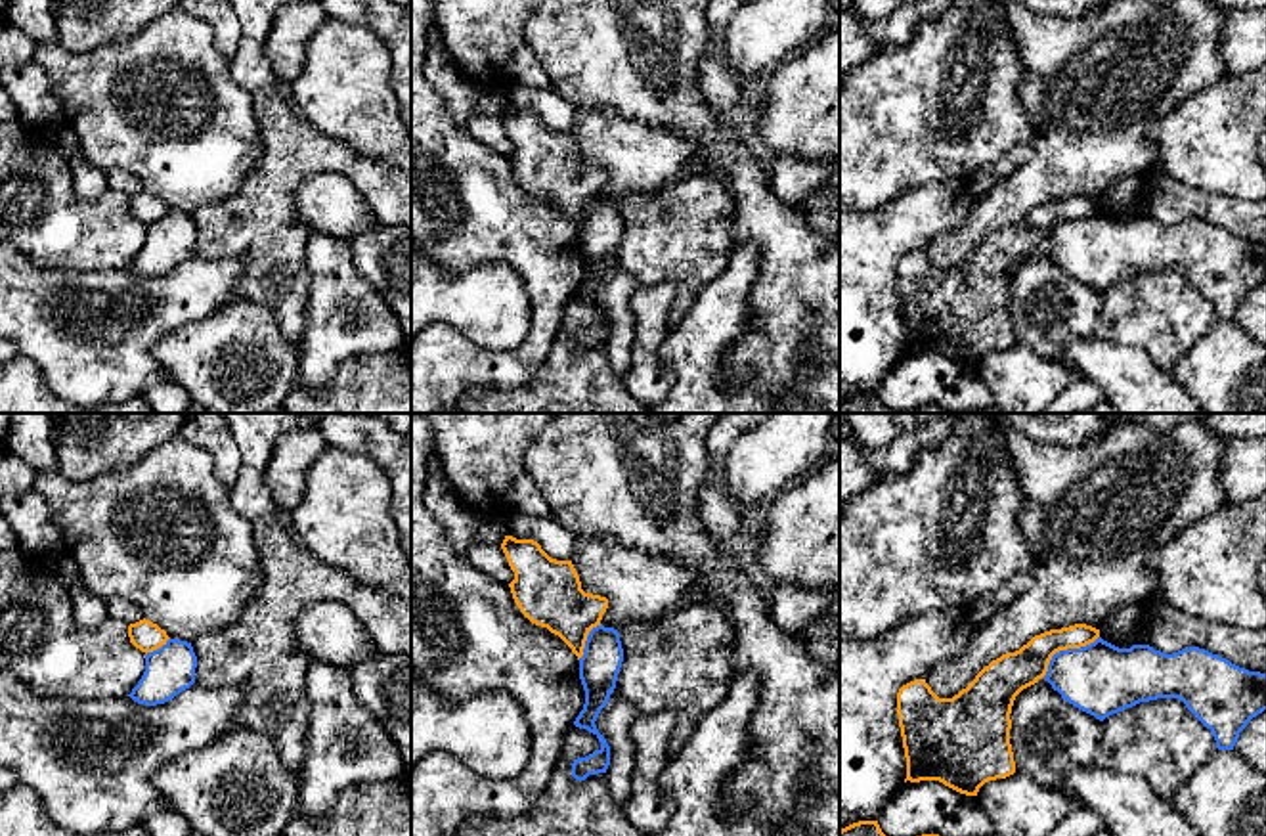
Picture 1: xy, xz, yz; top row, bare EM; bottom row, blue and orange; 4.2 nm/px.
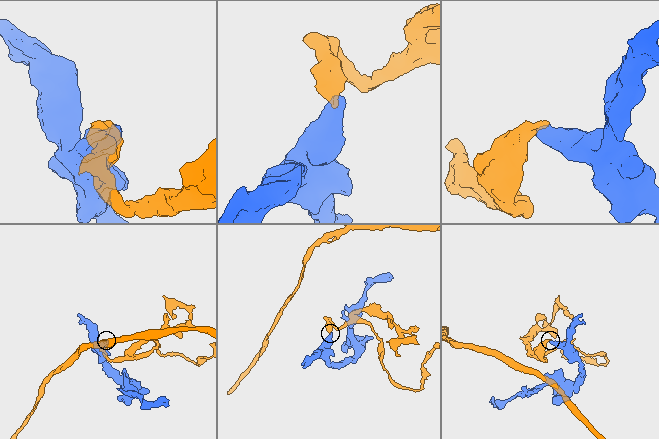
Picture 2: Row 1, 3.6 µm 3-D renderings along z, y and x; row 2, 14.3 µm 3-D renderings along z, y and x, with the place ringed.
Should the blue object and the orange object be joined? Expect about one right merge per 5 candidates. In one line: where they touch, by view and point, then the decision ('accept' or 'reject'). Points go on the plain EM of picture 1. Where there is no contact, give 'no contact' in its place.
contact yz (1068, 220); reject

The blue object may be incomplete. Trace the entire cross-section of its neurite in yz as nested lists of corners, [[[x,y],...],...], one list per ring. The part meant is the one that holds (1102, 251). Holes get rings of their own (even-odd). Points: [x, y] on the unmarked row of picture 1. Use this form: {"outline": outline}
{"outline": [[[1102,209],[1052,228],[1044,251],[1063,272],[1103,293],[1157,270],[1178,270],[1212,304],[1218,321],[1233,321],[1247,295],[1266,281],[1266,245],[1249,243],[1199,218],[1167,226],[1149,216],[1119,220]]]}

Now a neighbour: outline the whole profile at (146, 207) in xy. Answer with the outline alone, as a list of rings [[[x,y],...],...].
[[[145,189],[128,197],[128,209],[145,226],[161,220],[170,210],[164,201]]]

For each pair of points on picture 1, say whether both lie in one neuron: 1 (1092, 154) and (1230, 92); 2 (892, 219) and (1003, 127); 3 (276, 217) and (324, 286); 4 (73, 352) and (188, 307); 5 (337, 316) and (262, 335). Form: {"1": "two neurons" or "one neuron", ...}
{"1": "two neurons", "2": "two neurons", "3": "two neurons", "4": "one neuron", "5": "two neurons"}

